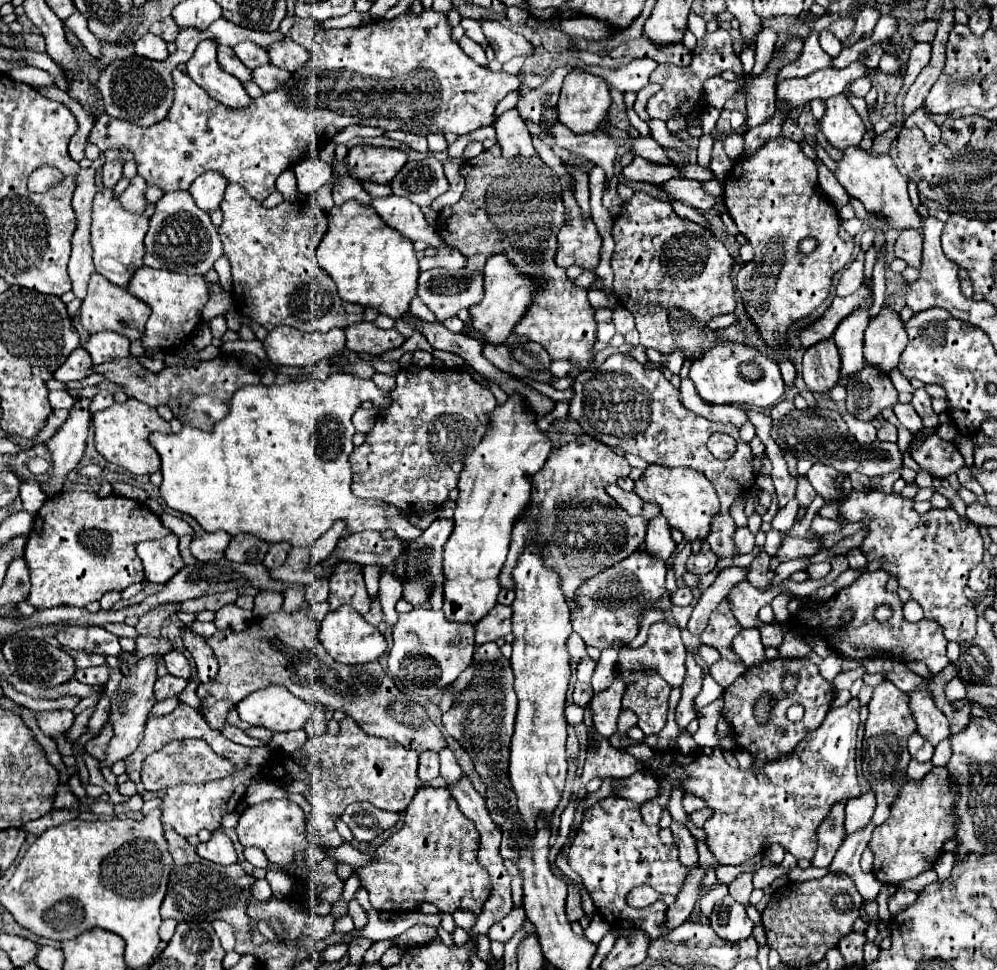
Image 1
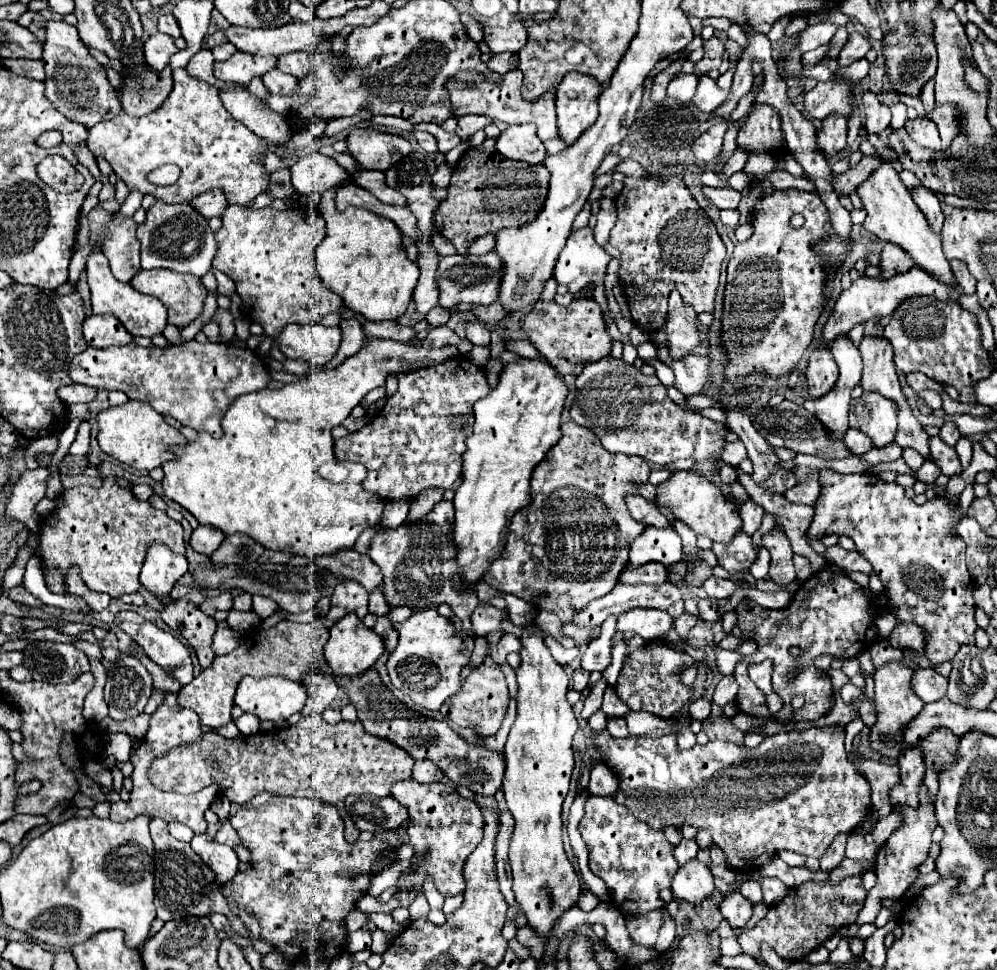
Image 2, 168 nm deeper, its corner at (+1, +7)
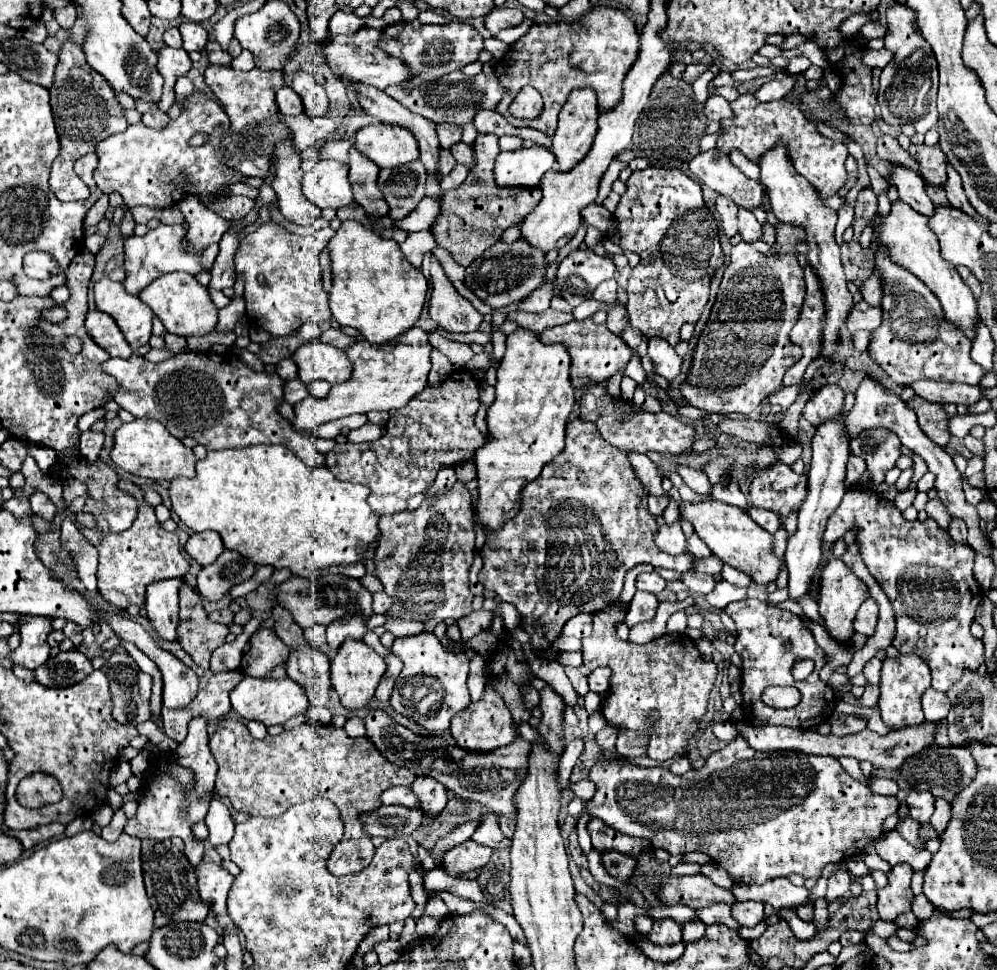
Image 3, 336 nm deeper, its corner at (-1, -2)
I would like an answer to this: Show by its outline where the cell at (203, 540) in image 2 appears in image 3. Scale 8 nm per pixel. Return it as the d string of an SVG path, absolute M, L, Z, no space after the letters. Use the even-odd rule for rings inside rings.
M203 531L203 533L195 533L189 537L189 541L185 543L185 551L199 565L207 565L207 563L213 563L225 551L225 547L223 547L219 533Z

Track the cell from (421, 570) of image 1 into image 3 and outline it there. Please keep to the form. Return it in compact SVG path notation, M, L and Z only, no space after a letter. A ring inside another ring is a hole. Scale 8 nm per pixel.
M457 483L447 495L425 499L413 513L403 511L381 517L379 531L381 541L373 557L375 575L383 583L383 591L393 599L393 607L387 615L371 617L367 621L369 629L385 625L387 617L443 621L459 619L473 611L473 593L467 575L475 557L475 531L471 495L461 483Z

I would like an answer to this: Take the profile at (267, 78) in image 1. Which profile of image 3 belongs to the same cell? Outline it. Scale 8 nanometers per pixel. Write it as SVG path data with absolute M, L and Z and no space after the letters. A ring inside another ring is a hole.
M283 85L279 91L277 91L277 107L283 115L299 115L303 113L303 103L301 103L301 97L287 85Z

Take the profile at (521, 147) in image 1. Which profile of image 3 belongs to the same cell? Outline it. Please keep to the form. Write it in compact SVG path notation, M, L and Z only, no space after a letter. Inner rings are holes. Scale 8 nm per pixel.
M541 145L501 151L495 159L495 181L499 185L533 187L551 167L555 167L555 155Z

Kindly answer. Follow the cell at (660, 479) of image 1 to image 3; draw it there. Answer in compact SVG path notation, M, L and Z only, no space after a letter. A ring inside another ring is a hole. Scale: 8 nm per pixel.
M709 499L699 503L681 503L679 511L681 511L681 519L693 525L699 539L703 539L707 547L713 551L713 555L717 555L723 563L743 573L749 573L757 583L763 585L777 579L783 561L771 549L771 533L761 529L743 509L727 505L723 501Z

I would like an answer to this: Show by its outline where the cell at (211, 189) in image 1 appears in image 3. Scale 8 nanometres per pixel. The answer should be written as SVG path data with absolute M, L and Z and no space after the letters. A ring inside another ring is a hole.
M185 197L179 205L179 211L189 225L187 241L191 243L191 251L203 251L211 243L219 243L221 235L229 229L229 221L205 205L199 205L197 197Z

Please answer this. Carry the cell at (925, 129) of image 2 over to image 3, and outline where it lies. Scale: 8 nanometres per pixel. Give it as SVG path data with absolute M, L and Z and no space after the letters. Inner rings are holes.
M911 145L909 153L921 163L921 173L923 177L935 185L935 187L943 187L947 181L947 173L945 173L945 165L947 165L947 157L945 153L933 145Z

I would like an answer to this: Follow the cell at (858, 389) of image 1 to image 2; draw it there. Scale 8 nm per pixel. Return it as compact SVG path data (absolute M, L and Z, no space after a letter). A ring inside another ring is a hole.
M865 392L851 402L849 428L865 432L875 448L883 448L895 438L897 408L893 408L883 396L877 396L877 392Z

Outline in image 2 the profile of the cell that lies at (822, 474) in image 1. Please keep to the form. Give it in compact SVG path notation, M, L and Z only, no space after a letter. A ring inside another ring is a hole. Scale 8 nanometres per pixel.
M821 470L821 500L817 500L815 518L807 530L809 540L819 540L829 534L849 536L857 552L871 562L877 578L885 584L889 596L891 614L897 622L913 622L925 630L925 656L933 668L953 660L963 644L975 644L975 602L973 602L973 580L965 566L965 542L959 536L951 536L949 530L957 524L957 510L953 510L943 498L935 496L923 506L917 506L905 496L903 486L887 484L875 474L837 474Z

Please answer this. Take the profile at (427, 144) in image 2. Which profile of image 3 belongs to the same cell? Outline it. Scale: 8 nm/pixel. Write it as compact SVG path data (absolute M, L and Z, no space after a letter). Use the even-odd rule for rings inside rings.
M441 149L439 151L439 171L441 171L441 175L447 175L453 169L453 165L455 165L455 159L453 159L451 151Z

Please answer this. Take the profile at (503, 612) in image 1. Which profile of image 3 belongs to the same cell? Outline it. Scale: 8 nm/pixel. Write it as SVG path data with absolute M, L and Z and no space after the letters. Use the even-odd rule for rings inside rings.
M481 609L481 611L473 611L471 615L459 619L457 625L459 625L459 629L461 629L463 639L471 639L471 637L475 637L477 633L487 631L487 629L491 627L491 623L493 623L493 617L495 617L495 615L493 615L491 611Z

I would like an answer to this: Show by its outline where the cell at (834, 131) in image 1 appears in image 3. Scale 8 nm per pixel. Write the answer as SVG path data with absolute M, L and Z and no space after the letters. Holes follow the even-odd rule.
M741 95L737 101L731 103L731 109L735 117L731 121L721 121L721 125L727 129L725 135L717 141L717 149L723 153L729 153L731 149L739 149L743 155L747 155L751 161L759 161L759 157L775 147L777 137L781 137L787 143L789 157L795 165L795 169L809 179L809 183L823 195L829 197L837 193L847 179L845 171L845 159L849 155L845 145L839 145L839 141L831 141L829 137L823 137L813 121L807 121L803 117L801 109L785 99L761 103L753 95Z

